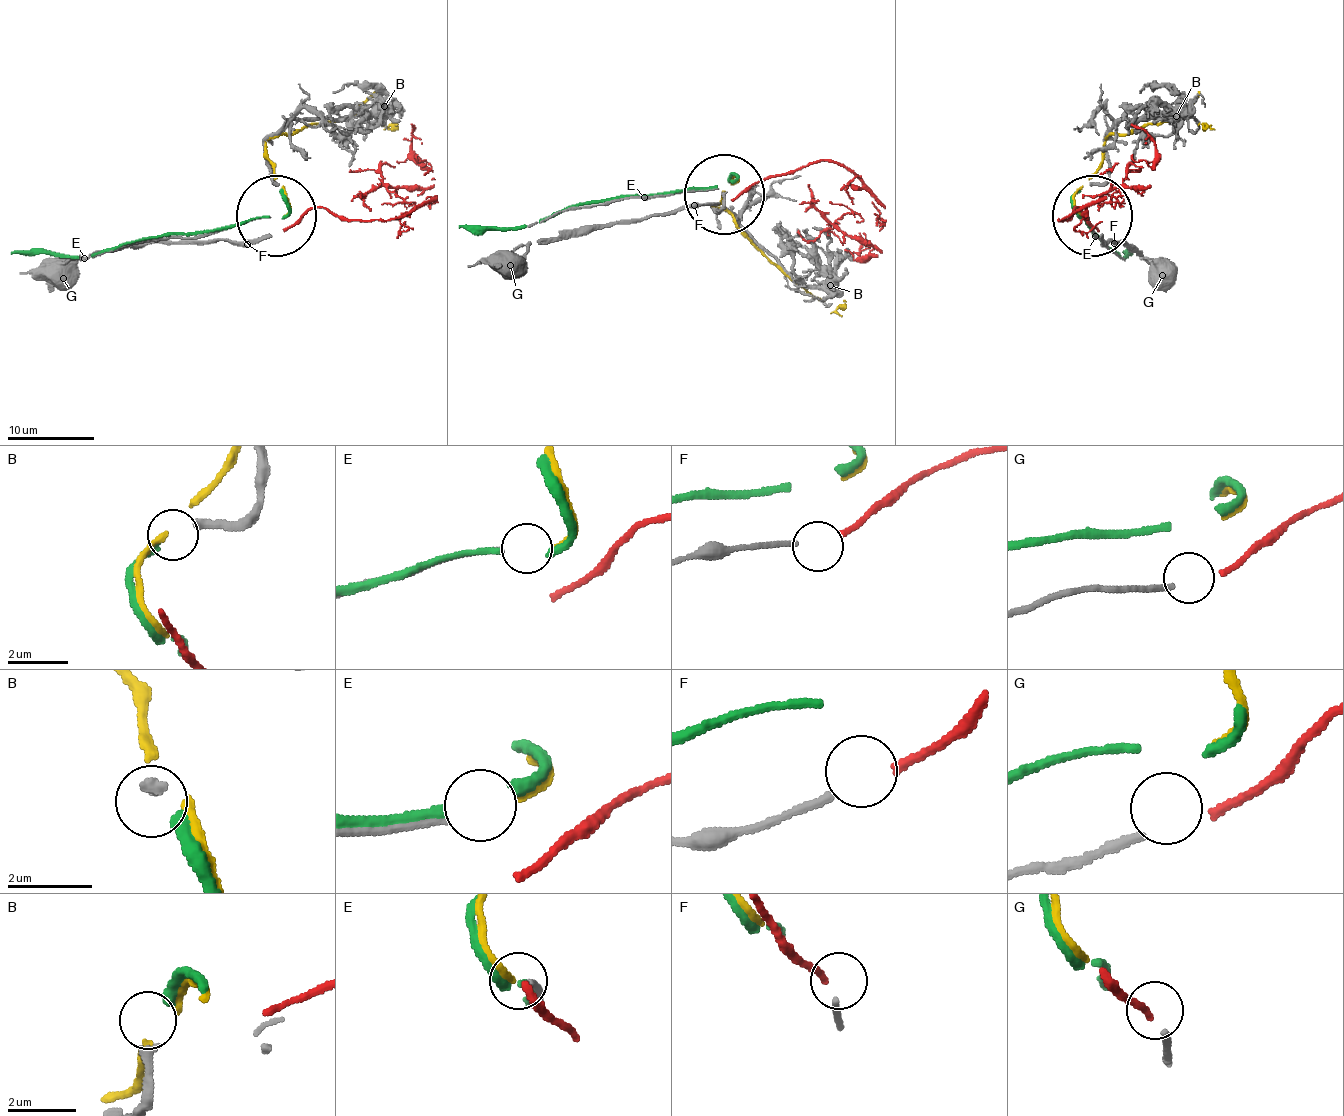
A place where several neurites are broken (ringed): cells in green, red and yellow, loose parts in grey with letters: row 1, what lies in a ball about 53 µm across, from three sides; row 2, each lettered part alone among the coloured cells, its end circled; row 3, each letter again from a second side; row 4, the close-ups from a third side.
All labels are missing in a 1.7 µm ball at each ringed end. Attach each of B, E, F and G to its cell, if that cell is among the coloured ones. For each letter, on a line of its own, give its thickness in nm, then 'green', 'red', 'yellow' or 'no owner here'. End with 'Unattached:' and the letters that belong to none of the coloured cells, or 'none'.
B: 280 nm | green
E: 160 nm | yellow
F: 180 nm | red
G: 200 nm | no owner here
Unattached: G

